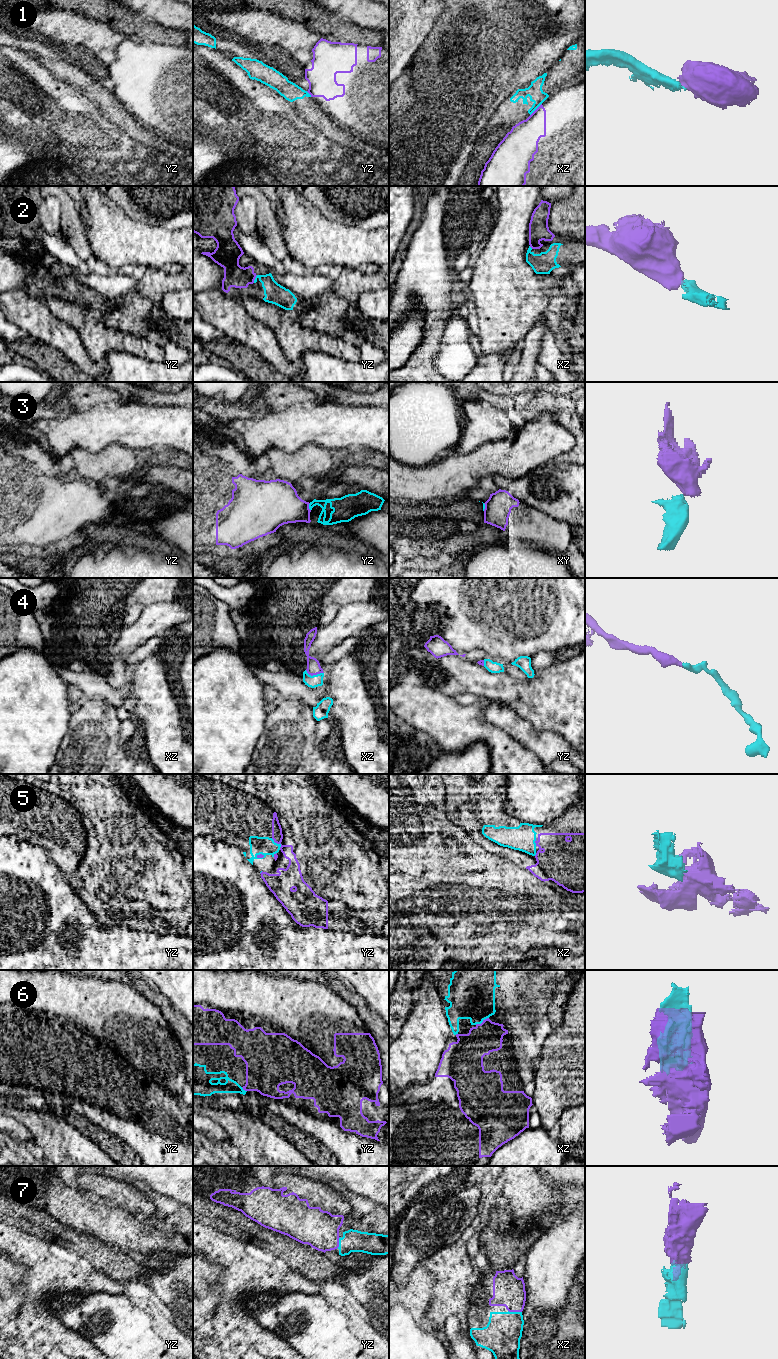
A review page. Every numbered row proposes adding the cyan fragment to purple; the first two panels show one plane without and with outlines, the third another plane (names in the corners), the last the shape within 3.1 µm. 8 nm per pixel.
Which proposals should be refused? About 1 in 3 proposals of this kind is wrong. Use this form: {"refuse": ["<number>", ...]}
{"refuse": ["1", "3"]}

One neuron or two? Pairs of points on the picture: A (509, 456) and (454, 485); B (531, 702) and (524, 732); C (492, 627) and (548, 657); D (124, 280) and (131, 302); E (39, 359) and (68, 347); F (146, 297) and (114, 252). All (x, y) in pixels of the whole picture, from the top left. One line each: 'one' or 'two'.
A: one
B: two
C: two
D: two
E: two
F: two

